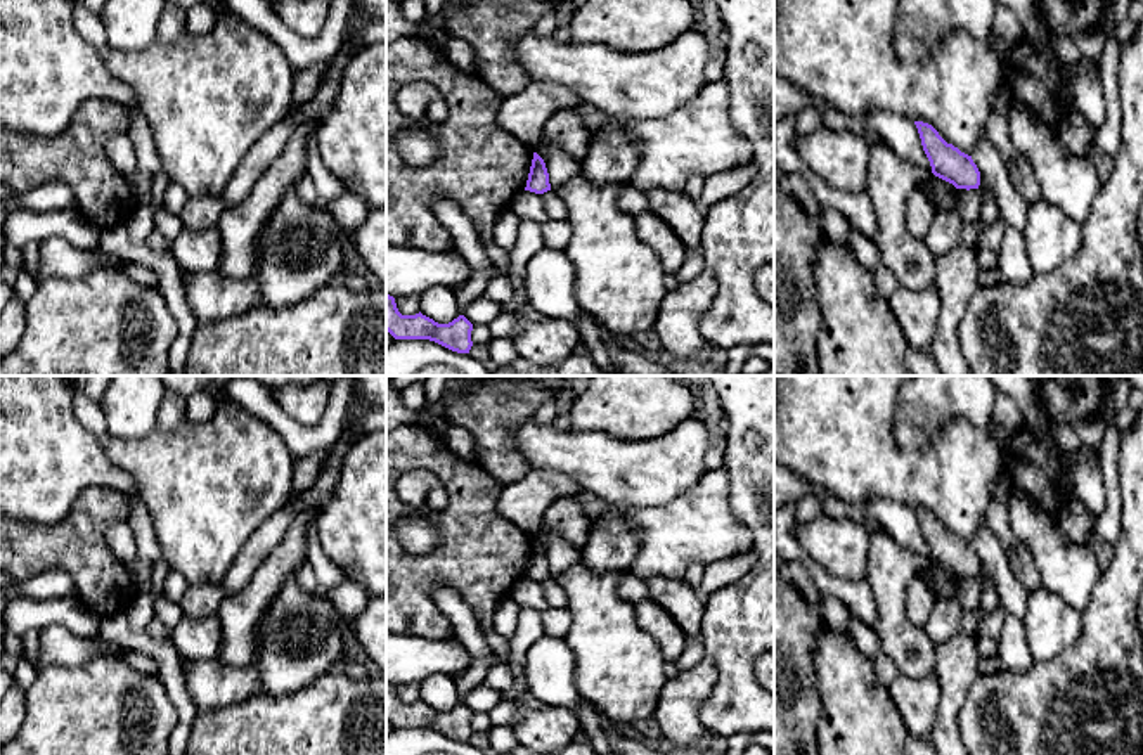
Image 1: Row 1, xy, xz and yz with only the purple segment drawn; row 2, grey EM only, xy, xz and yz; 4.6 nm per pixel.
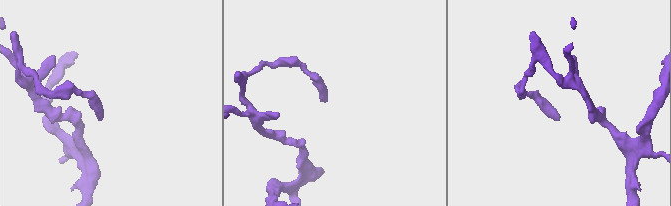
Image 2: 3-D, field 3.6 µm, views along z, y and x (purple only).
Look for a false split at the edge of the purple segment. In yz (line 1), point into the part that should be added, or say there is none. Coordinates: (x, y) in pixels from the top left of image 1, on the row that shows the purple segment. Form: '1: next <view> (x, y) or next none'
1: next none

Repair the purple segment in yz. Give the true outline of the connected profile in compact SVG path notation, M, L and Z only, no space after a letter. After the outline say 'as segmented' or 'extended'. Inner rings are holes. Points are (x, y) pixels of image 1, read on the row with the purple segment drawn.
M914 121L914 125L930 161L932 173L952 184L956 189L978 189L980 171L972 156L947 144L932 125L923 121Z; as segmented

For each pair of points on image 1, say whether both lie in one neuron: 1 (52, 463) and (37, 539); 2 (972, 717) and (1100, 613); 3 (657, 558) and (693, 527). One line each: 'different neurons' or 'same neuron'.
1: different neurons
2: same neuron
3: same neuron

